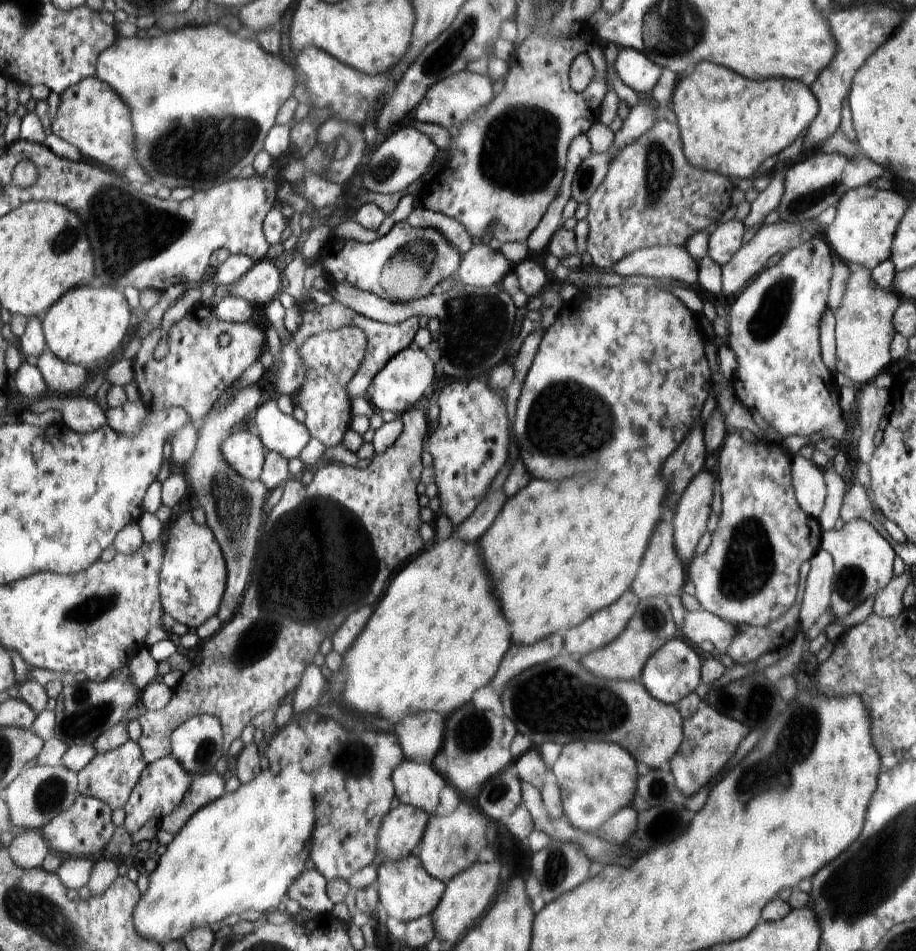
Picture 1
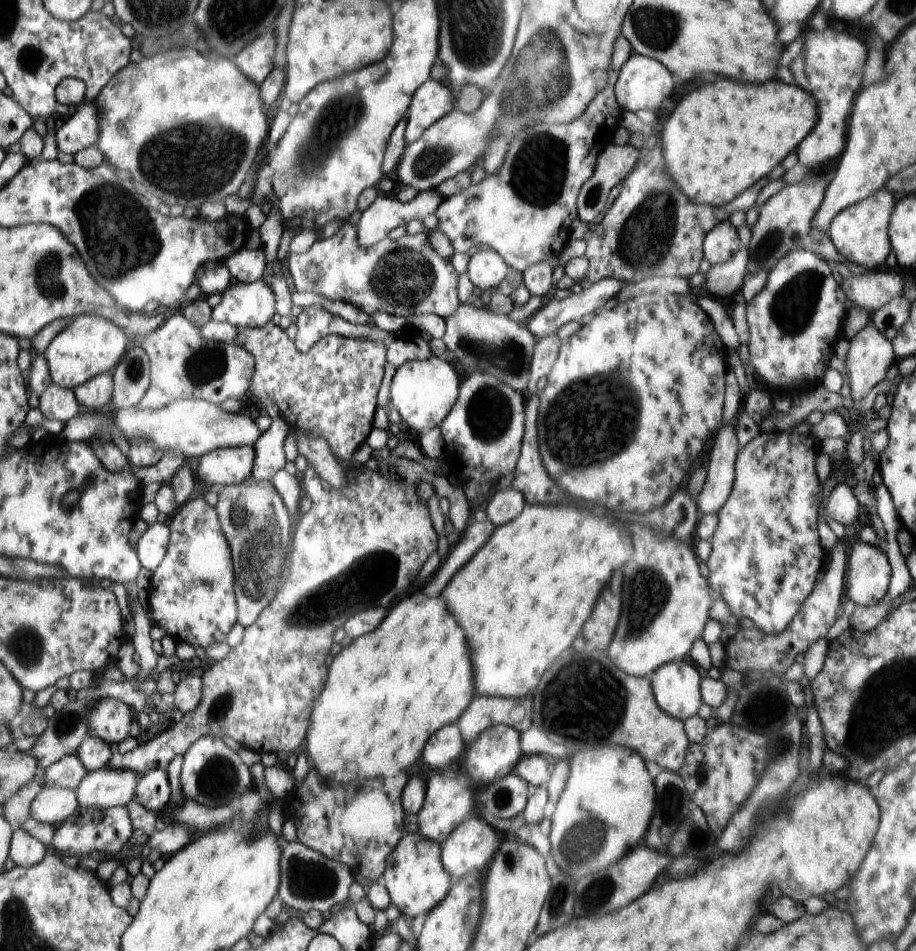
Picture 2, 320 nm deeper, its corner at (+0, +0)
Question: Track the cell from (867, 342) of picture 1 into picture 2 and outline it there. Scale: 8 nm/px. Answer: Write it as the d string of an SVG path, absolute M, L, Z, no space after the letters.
M869 322L849 342L845 368L851 396L856 403L878 382L885 379L888 369L897 362L892 343Z

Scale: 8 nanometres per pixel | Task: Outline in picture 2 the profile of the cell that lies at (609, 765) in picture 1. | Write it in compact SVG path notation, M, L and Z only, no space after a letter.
M608 745L594 748L590 752L578 751L570 758L570 772L565 789L558 797L551 816L550 856L554 864L564 874L569 874L573 882L578 882L586 875L604 870L624 858L636 844L646 836L650 814L656 808L654 780L650 778L641 754L630 747Z

